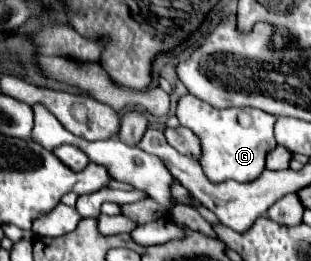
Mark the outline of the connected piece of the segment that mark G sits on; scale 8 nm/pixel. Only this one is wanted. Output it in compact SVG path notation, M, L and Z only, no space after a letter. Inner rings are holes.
M184 95L178 99L176 117L180 125L192 129L202 141L202 169L210 181L254 181L266 169L266 155L276 147L274 123L276 117L260 109L216 109L206 101Z

